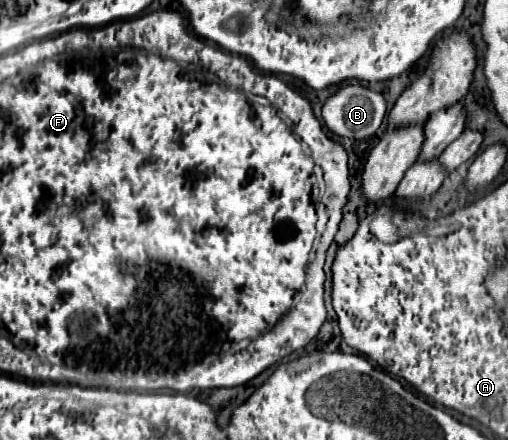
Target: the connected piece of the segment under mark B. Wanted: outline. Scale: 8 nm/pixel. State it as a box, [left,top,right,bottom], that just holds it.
[322,83,386,139]

